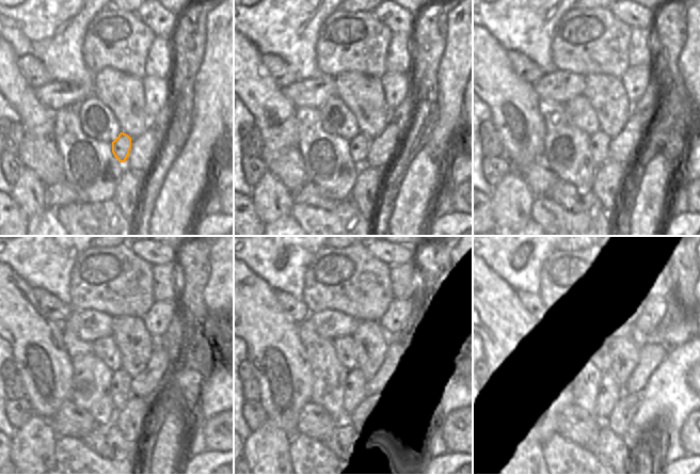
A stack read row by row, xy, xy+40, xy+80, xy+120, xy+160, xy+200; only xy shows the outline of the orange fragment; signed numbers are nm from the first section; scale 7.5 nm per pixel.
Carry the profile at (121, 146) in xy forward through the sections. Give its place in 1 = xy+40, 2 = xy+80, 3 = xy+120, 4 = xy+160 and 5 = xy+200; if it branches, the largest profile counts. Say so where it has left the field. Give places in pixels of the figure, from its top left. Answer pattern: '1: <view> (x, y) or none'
1: xy+40 (359, 145)
2: xy+80 (599, 142)
3: xy+120 (121, 385)
4: xy+160 (359, 390)
5: xy+200 (607, 389)

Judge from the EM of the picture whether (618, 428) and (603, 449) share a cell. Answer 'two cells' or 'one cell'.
two cells

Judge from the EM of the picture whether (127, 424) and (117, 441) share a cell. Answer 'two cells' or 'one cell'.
two cells

